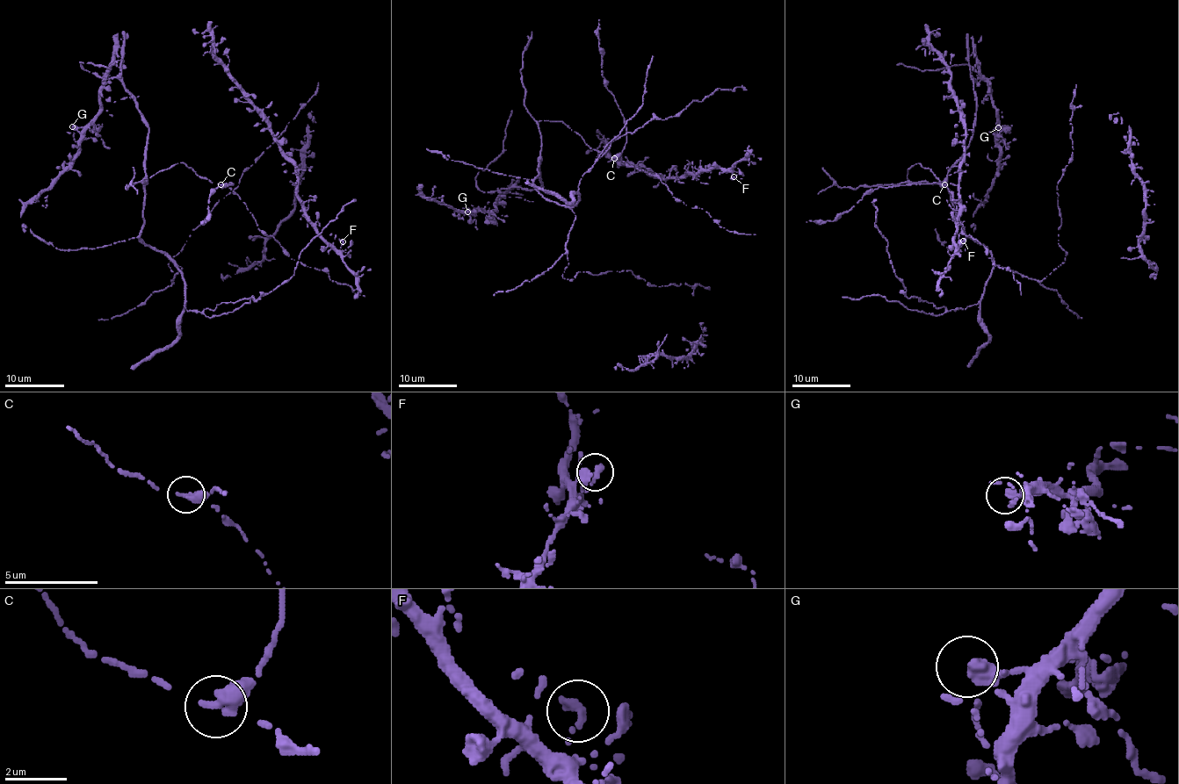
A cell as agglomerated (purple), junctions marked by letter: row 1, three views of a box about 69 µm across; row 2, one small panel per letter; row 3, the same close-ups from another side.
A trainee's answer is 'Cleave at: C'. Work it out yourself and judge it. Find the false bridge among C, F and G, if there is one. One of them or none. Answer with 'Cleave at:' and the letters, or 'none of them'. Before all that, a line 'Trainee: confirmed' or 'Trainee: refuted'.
Trainee: confirmed
Cleave at: C

